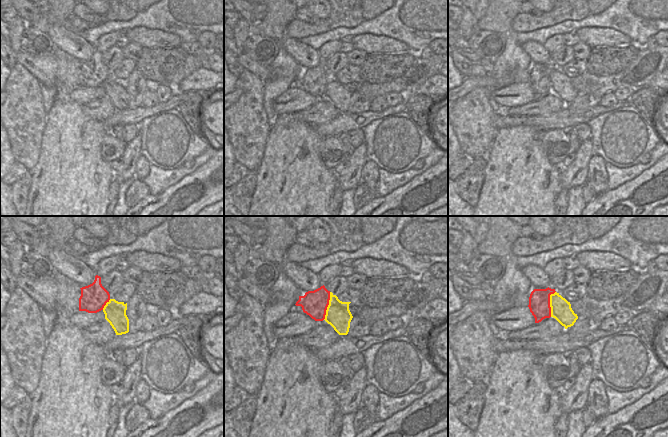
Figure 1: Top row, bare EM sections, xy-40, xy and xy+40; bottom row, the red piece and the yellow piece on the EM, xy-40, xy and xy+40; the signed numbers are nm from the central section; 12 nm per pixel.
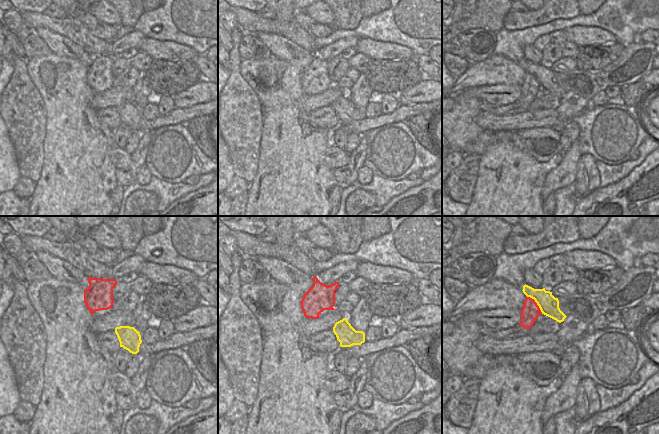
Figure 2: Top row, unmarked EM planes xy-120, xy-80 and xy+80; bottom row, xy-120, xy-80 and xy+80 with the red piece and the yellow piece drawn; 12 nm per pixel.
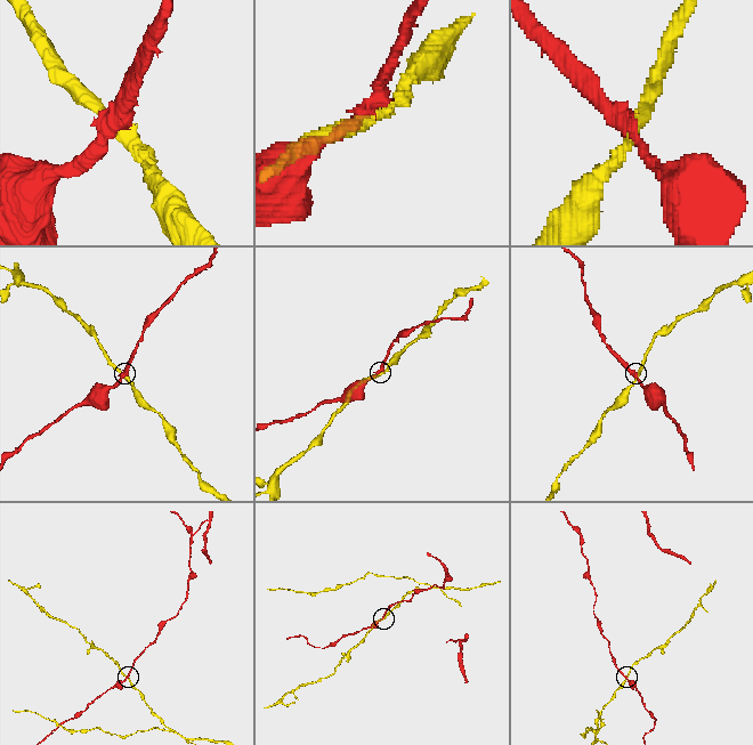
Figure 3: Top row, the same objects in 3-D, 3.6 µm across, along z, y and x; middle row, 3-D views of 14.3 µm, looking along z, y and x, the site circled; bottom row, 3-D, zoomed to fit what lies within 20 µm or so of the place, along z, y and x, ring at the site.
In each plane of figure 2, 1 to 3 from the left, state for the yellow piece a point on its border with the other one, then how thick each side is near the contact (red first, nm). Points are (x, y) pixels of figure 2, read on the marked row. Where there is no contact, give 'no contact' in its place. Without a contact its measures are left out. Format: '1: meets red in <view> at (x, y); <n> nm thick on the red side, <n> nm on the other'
1: no contact
2: no contact
3: meets red in xy+80 at (536, 303); 220 nm thick on the red side, 240 nm on the other

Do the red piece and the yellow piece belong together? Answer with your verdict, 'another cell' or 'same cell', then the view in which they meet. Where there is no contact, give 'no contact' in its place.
another cell | xy

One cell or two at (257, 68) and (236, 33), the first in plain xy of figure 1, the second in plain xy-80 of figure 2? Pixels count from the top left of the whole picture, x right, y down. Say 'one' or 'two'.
two

